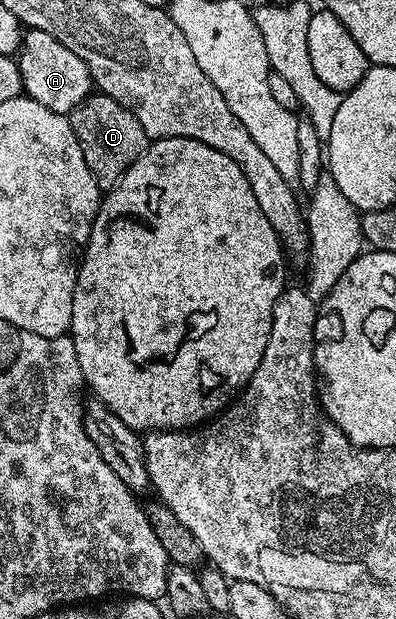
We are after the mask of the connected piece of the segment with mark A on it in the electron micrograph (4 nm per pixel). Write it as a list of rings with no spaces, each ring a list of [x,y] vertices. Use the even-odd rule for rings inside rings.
[[[29,29],[20,43],[18,61],[24,94],[50,108],[50,112],[71,115],[72,110],[78,108],[78,104],[85,102],[89,94],[93,93],[94,83],[86,64],[78,60],[78,56],[74,56],[74,52],[66,48],[66,44],[50,36],[50,32]]]

